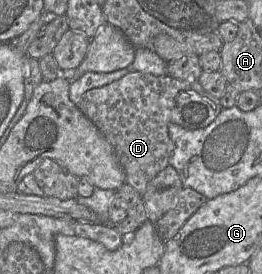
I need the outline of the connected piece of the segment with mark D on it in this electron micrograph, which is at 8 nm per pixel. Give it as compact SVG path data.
M129 71L117 81L88 90L78 108L112 145L125 172L125 182L140 196L145 193L148 183L170 165L173 145L168 125L175 123L188 130L202 129L223 109L220 99L207 93L198 81L138 71Z

